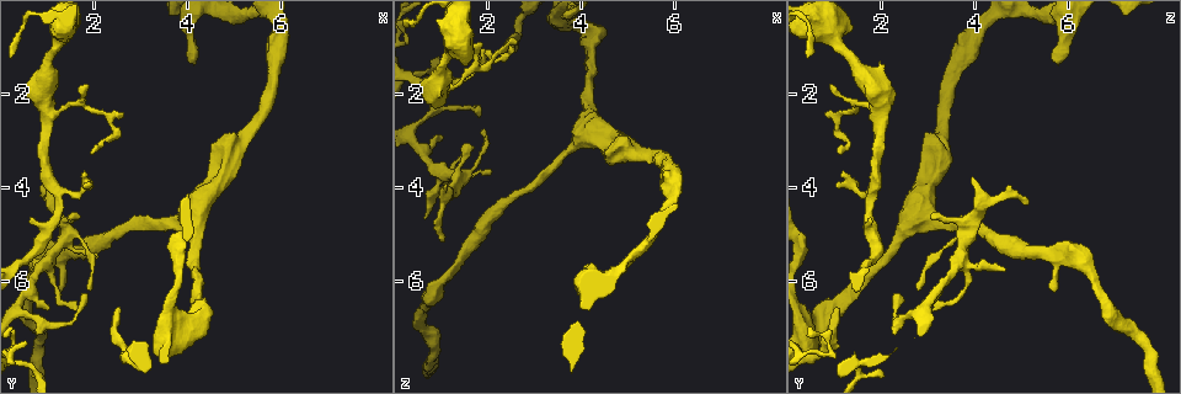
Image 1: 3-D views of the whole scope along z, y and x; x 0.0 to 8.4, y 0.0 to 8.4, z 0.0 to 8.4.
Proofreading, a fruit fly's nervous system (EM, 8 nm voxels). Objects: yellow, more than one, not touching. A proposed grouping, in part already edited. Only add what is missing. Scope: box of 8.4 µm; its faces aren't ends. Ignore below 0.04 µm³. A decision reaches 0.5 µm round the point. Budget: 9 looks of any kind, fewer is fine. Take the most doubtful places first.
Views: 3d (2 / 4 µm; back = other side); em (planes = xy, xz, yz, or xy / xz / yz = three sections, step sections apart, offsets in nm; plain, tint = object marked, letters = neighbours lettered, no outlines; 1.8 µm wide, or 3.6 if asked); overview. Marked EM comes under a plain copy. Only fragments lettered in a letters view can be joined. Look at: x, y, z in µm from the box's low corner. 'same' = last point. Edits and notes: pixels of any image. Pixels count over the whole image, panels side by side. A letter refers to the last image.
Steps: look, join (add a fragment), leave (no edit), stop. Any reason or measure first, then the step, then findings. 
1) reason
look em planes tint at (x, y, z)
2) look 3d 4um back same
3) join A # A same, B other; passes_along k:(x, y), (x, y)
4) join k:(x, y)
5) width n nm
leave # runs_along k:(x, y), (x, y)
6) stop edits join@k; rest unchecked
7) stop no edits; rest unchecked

tapers out
look 3d 2um at (1.15, 3.80, 3.90)

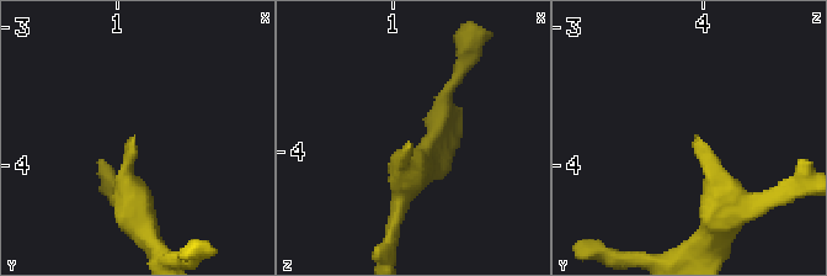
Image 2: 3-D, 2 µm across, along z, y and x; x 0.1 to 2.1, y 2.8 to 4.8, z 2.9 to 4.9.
look em planes letters at (1.14, 3.84, 3.94)

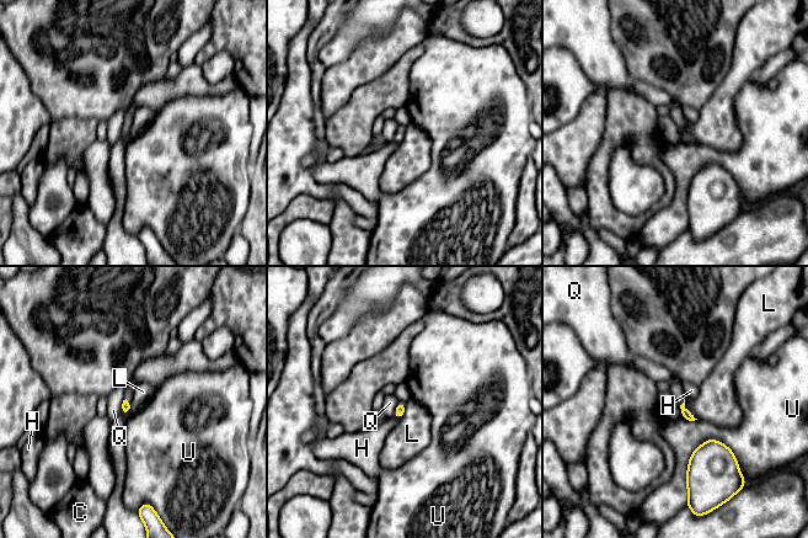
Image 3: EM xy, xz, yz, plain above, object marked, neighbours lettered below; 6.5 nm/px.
leave # C other, H other, L other, Q other, U other; no lettered fragment goes on from it

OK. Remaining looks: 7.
branch stops here
look em 3.6um planes letters at (4.10, 1.35, 5.75)

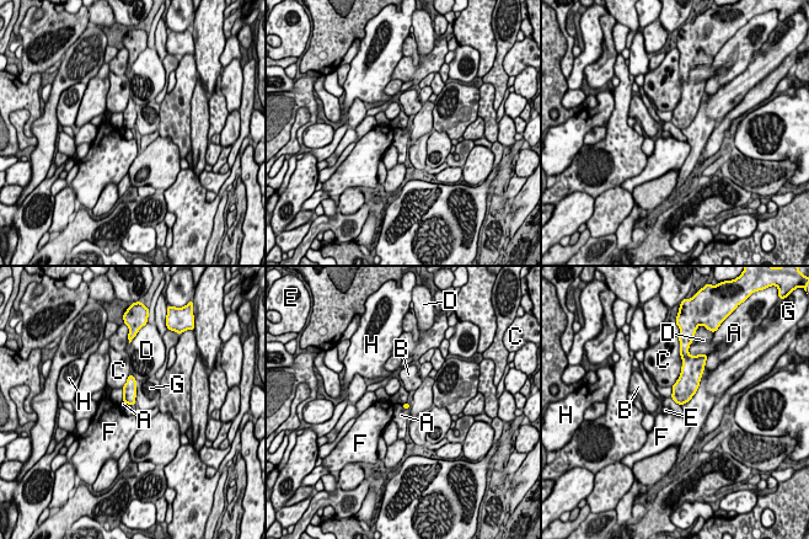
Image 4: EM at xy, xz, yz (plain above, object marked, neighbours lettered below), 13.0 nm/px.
longest_contact C 380 nm
leave # A other, B other, C other, D other, E other, F other, G other, H other; none of them fits

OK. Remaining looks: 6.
an open end
look 3d 2um at (0.60, 5.75, 4.60)

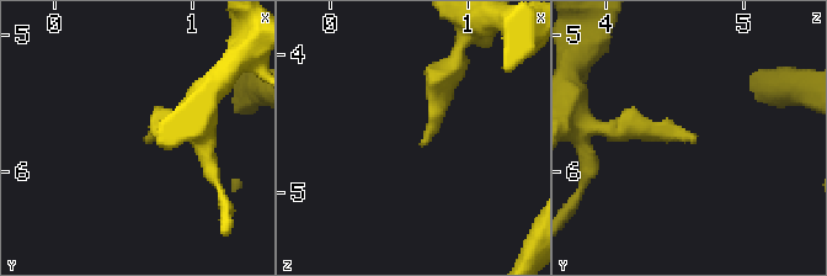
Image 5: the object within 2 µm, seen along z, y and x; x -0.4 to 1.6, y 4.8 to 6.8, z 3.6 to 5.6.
look em xz step 8 letters at (0.64, 5.78, 4.64)

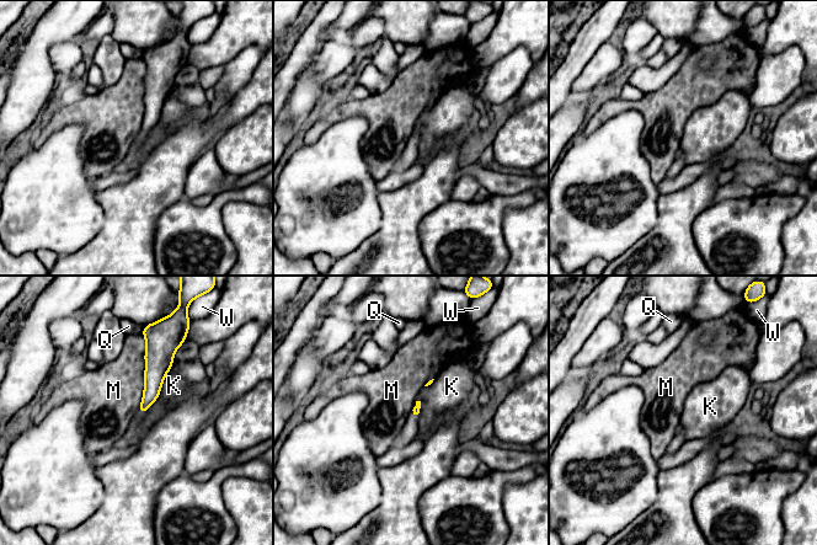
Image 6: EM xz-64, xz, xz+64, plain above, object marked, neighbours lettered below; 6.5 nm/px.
leave # K other, M other, Q other, W other; border 6:(142, 334), (144, 394), (138, 407); no lettered fragment goes on from it

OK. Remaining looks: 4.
tapers out
look em planes letters at (1.85, 6.15, 2.75)

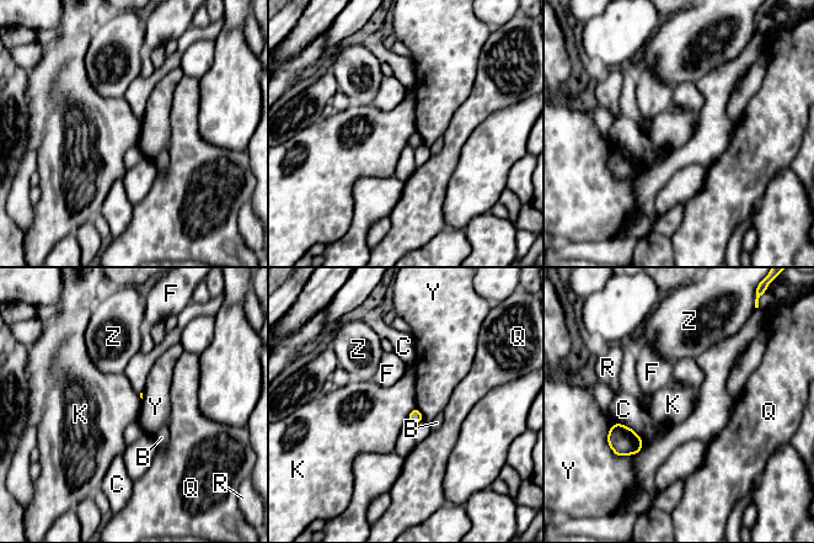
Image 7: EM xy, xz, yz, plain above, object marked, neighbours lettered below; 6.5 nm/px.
leave # B other, C other, F other, K other, Q other, R other, Y other, Z other; none of them fits

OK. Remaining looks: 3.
stop no edits; rest unchecked

